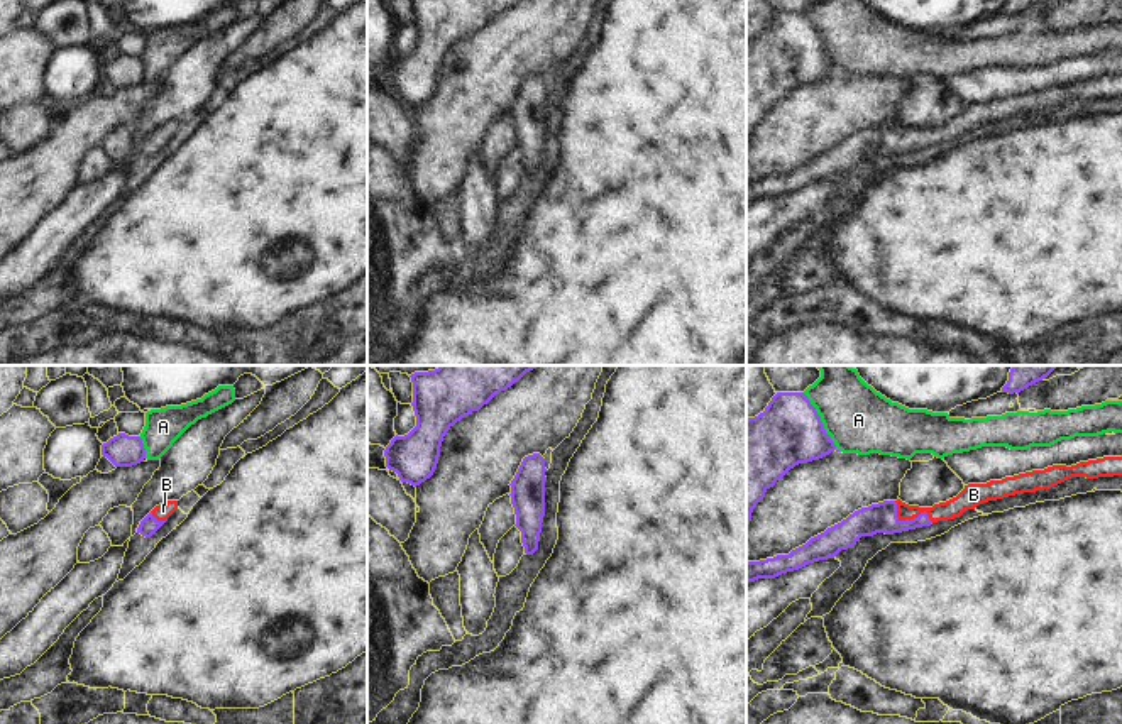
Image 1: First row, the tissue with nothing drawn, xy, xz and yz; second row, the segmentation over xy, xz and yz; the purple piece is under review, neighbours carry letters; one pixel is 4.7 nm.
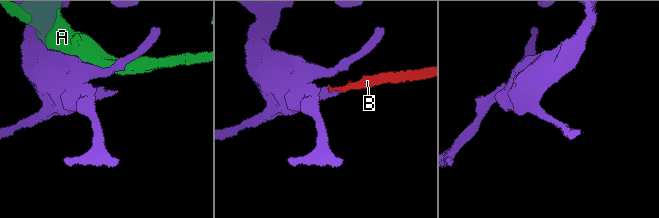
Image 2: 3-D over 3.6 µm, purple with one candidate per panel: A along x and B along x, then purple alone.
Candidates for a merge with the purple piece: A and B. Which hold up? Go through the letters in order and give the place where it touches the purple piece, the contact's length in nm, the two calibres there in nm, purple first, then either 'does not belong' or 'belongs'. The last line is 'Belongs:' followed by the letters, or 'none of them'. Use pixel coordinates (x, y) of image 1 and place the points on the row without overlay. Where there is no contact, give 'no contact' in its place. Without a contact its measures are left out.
A: yz (821, 43) | 340 nm | 320/320 nm | does not belong
B: yz (907, 141) | 220 nm | 140/90 nm | belongs
Belongs: B

